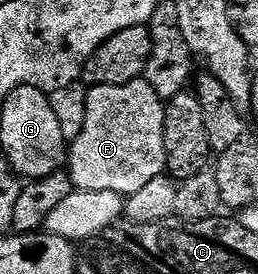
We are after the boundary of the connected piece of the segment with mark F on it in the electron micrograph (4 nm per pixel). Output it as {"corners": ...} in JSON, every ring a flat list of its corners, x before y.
{"corners":[[140,77,129,84,94,85,87,91,87,116,83,131,72,140,67,155,67,169,74,188,81,192,115,191,124,197,162,176,168,168,165,141,165,102,149,81]]}

